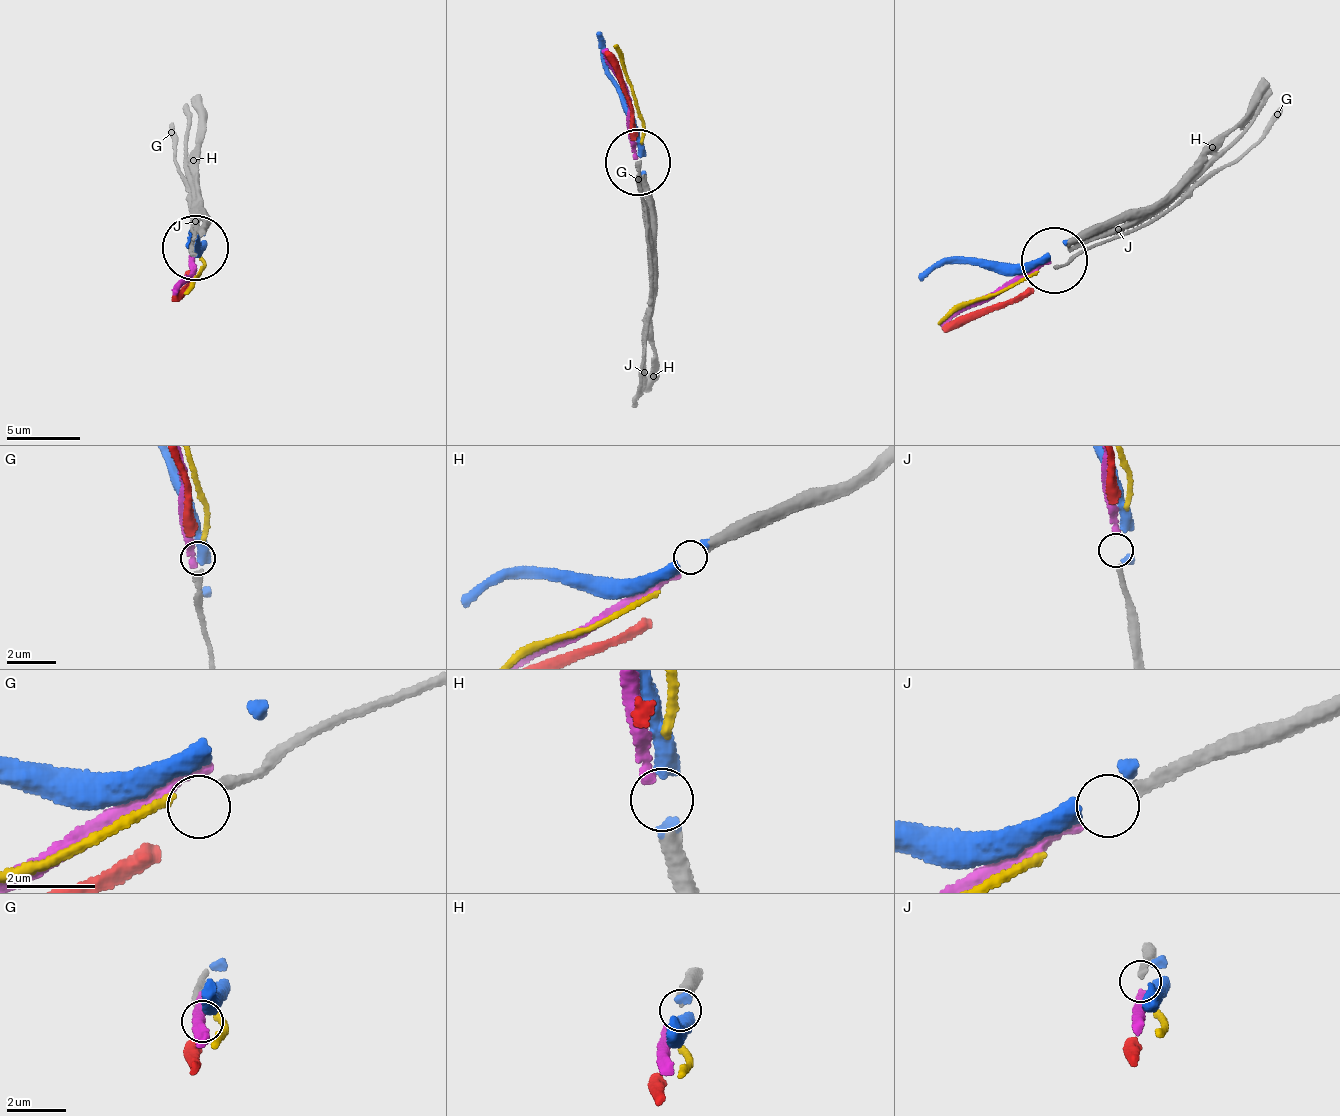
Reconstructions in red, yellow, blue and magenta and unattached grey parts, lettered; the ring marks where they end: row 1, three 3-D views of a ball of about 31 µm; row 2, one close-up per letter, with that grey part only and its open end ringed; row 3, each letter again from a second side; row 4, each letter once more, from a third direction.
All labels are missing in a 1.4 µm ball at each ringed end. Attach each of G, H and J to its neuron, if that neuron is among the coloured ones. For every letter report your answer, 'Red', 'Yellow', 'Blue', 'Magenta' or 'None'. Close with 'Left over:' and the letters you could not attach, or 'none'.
G: Yellow
H: Blue
J: Magenta
Left over: none

